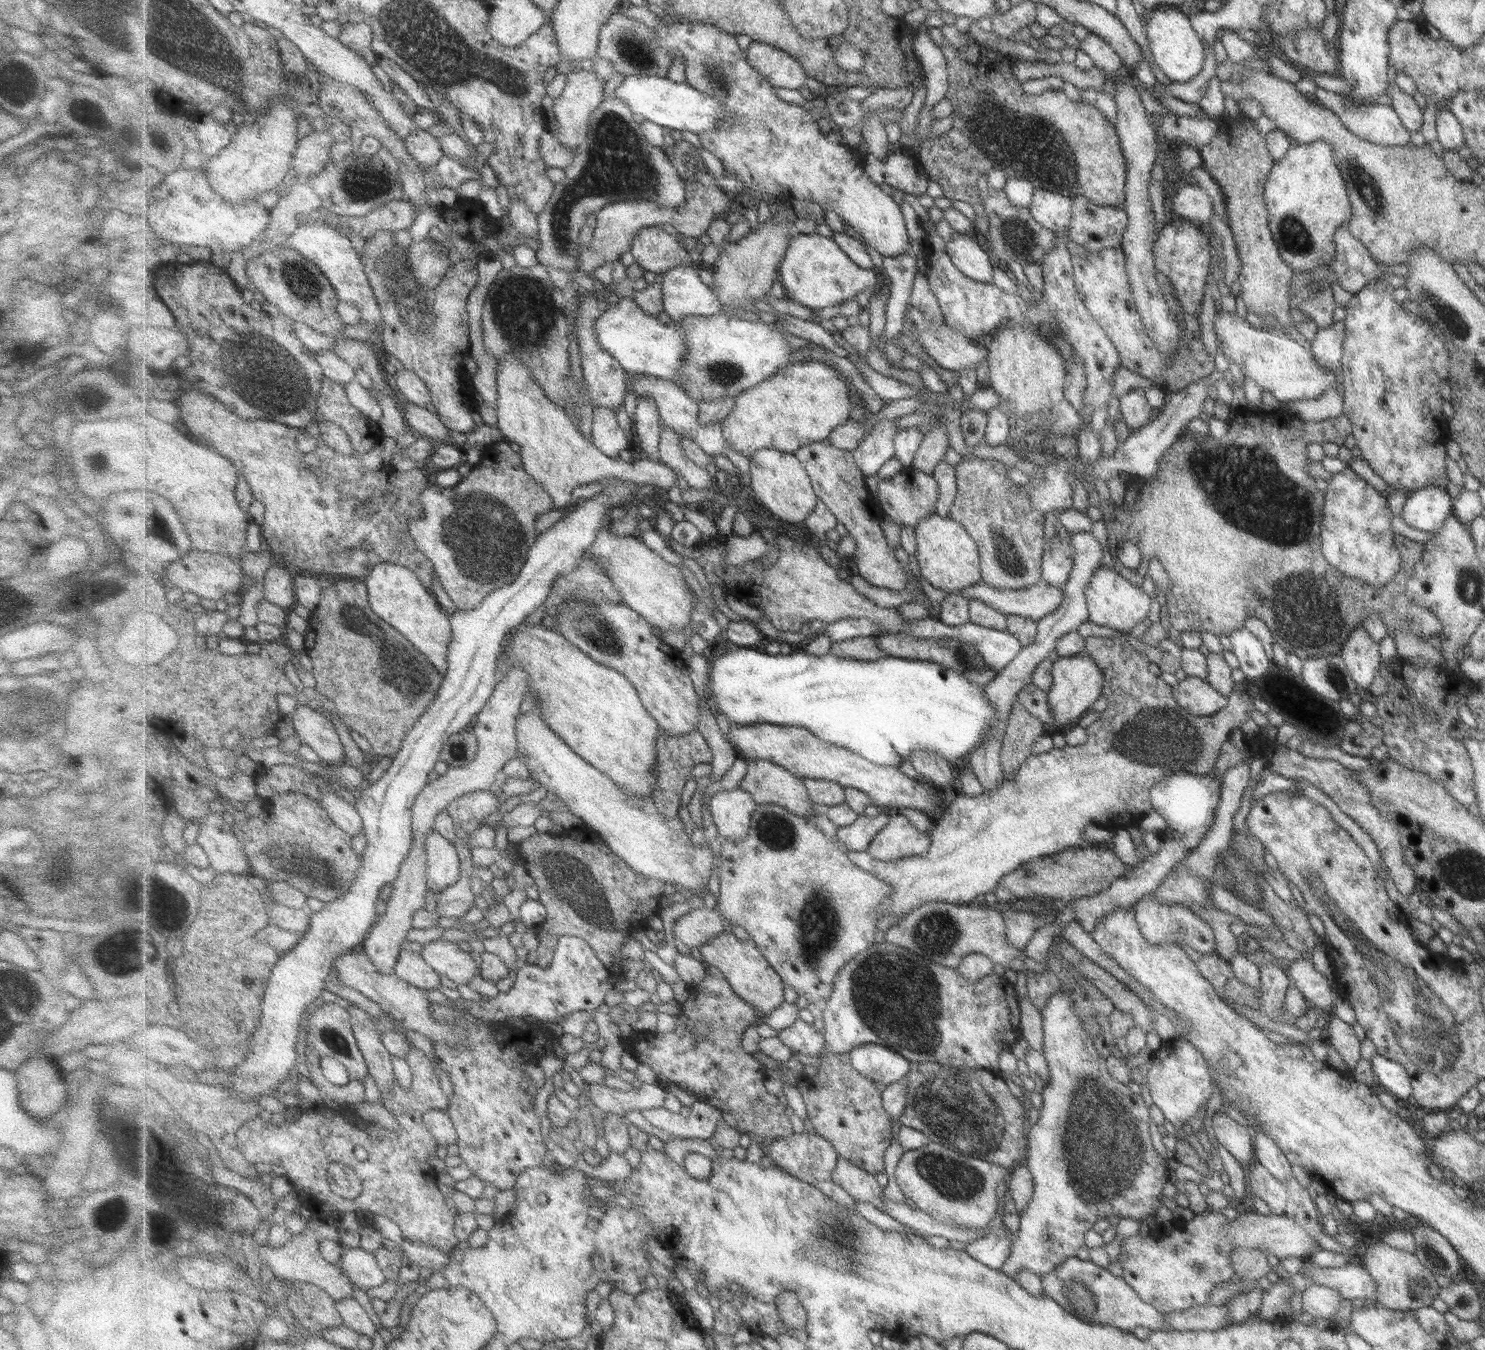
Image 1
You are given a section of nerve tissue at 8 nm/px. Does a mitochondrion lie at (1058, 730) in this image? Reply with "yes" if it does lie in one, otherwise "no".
no

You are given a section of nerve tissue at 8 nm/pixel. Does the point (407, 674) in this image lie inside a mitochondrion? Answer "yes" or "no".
yes

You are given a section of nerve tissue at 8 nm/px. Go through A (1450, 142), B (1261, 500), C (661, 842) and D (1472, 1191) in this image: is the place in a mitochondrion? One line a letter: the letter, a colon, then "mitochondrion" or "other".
A: other
B: mitochondrion
C: other
D: other

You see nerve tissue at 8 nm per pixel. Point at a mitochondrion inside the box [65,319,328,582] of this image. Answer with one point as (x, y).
(269, 377)

